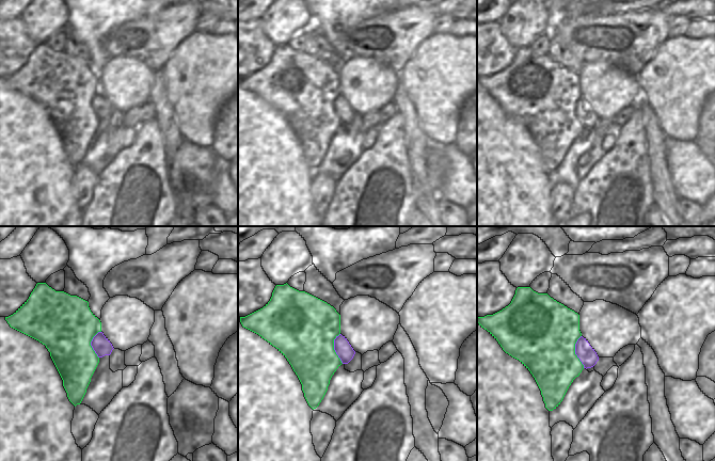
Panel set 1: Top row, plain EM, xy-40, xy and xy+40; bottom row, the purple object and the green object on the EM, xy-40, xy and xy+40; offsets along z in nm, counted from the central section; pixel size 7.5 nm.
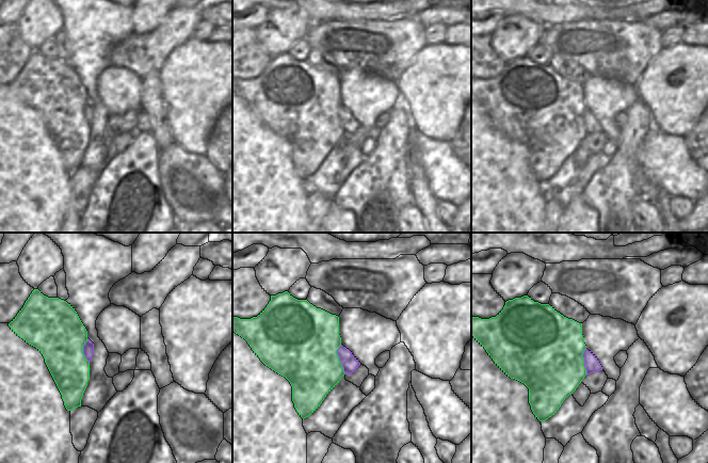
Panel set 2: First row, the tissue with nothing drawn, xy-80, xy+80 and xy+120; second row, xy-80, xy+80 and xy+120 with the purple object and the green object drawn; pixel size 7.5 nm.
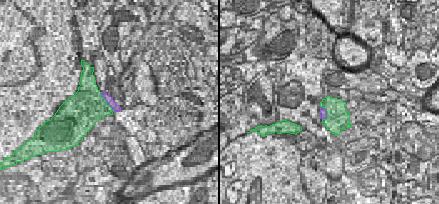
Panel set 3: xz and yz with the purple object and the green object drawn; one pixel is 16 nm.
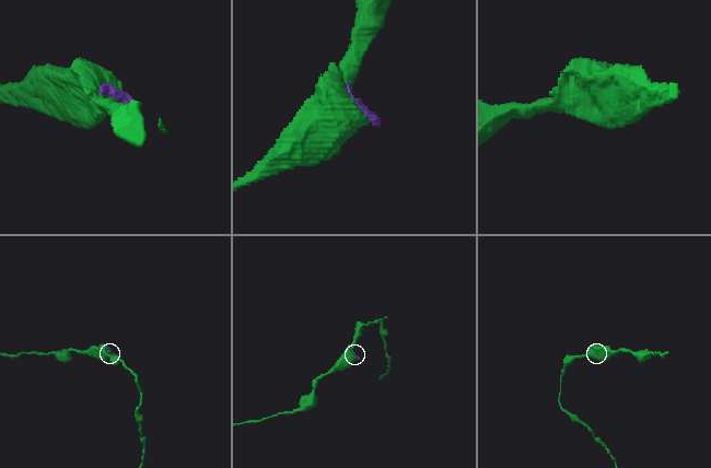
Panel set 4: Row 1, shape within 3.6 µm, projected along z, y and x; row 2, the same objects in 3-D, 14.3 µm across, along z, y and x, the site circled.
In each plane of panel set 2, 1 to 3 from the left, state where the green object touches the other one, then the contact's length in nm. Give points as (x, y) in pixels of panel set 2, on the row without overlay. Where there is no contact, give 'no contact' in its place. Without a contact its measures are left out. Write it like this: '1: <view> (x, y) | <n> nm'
1: xy-80 (83, 111) | 180 nm
2: xy+80 (339, 121) | 220 nm
3: xy+120 (584, 122) | 200 nm

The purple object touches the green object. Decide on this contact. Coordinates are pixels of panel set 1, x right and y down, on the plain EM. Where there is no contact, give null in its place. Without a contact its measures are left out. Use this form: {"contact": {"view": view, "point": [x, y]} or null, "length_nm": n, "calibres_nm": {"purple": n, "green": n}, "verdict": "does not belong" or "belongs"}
{"contact": {"view": "xy+40", "point": [575, 112]}, "length_nm": 240, "calibres_nm": {"purple": 140, "green": 460}, "verdict": "does not belong"}

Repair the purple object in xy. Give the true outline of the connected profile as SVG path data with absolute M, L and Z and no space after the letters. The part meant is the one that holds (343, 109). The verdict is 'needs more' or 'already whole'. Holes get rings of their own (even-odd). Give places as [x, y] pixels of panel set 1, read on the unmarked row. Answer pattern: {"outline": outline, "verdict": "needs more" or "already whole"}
{"outline": "M339 95L334 100L334 111L343 125L348 125L354 117L355 112L345 97Z", "verdict": "already whole"}

